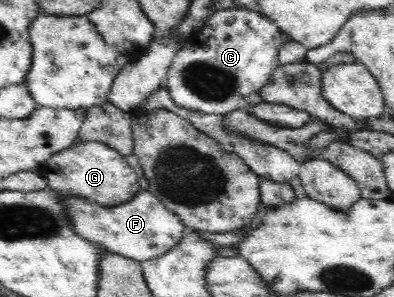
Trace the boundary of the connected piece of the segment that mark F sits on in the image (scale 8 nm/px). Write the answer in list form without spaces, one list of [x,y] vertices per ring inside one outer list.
[[[58,190],[55,192],[59,195],[63,214],[70,222],[70,228],[76,236],[85,239],[88,243],[101,245],[109,252],[139,262],[162,257],[172,247],[178,245],[186,233],[180,217],[168,211],[149,190],[140,190],[131,200],[115,206],[98,204],[93,199],[76,196],[76,194],[66,194]]]

